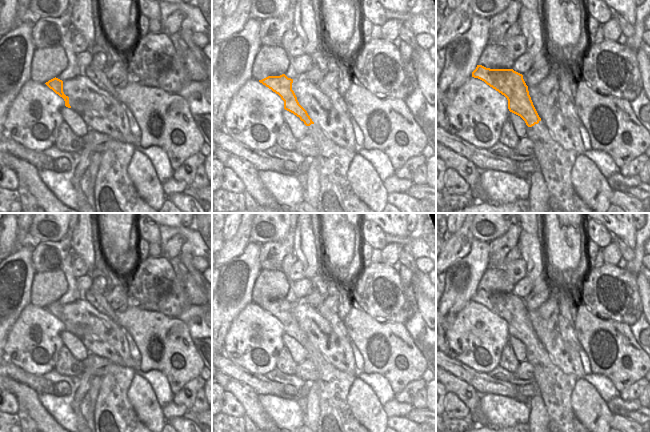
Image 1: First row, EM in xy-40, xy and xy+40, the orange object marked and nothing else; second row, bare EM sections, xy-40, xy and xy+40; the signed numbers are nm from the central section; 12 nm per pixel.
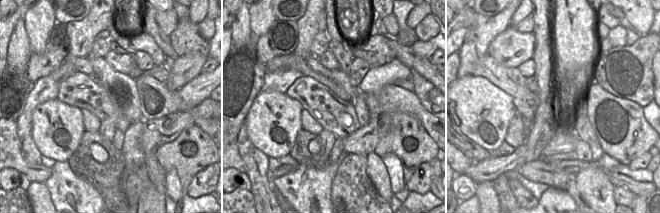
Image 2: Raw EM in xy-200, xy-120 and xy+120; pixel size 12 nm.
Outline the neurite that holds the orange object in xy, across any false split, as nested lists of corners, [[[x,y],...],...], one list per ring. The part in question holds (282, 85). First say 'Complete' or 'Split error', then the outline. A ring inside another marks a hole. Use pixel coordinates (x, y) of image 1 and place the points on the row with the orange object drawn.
Split error. [[[282,74],[268,76],[259,82],[281,97],[284,109],[299,117],[307,126],[308,134],[320,145],[320,153],[314,157],[320,175],[319,213],[375,213],[356,196],[347,179],[356,151],[334,144],[312,121],[292,90],[293,79]]]

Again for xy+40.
Split error. [[[477,65],[472,77],[504,95],[509,111],[525,121],[527,137],[535,139],[534,157],[540,163],[549,193],[547,213],[596,213],[577,195],[571,183],[571,170],[577,153],[565,150],[552,139],[533,105],[523,75],[513,69],[490,69]]]

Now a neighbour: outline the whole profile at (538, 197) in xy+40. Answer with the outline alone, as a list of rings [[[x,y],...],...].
[[[541,171],[533,172],[526,181],[531,185],[528,197],[529,210],[526,213],[547,213],[549,193]]]

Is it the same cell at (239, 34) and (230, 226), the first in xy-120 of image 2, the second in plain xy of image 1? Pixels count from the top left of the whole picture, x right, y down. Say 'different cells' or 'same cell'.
same cell

